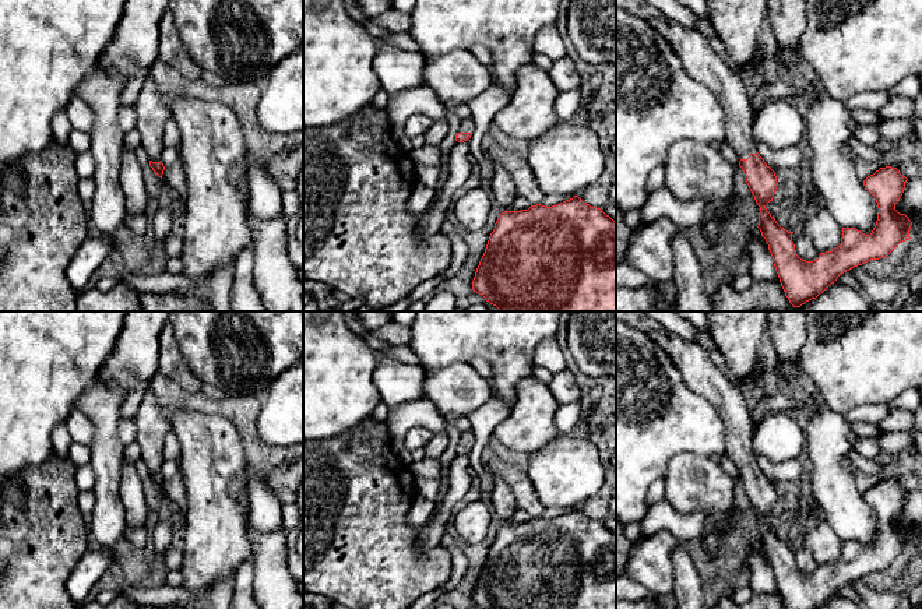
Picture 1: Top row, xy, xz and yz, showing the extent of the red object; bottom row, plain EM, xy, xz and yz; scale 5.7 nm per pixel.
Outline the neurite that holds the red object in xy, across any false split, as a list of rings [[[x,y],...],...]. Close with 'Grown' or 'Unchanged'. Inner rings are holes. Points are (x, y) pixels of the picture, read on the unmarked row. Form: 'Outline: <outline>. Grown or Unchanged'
Outline: [[[148,387],[140,408],[133,413],[136,425],[136,441],[141,447],[141,460],[149,471],[149,479],[162,492],[165,479],[161,475],[163,458],[163,439],[170,432],[170,425],[163,416],[156,395]]]. Grown

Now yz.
Outline: [[[616,311],[616,320],[662,346],[680,370],[687,388],[711,404],[722,419],[726,427],[725,454],[738,467],[746,496],[760,520],[757,541],[768,557],[785,609],[819,609],[845,584],[887,570],[900,556],[911,552],[912,535],[895,522],[908,492],[897,480],[886,479],[863,493],[879,521],[872,546],[842,541],[838,560],[820,566],[817,573],[802,573],[792,555],[793,545],[781,541],[766,521],[773,514],[778,494],[775,485],[757,465],[750,423],[752,402],[742,388],[726,379],[696,341],[671,332],[645,311]]]. Grown

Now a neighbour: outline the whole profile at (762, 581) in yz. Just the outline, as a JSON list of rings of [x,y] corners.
[[[759,553],[749,555],[747,563],[752,570],[749,581],[749,588],[752,592],[780,595],[771,566],[767,564]]]

